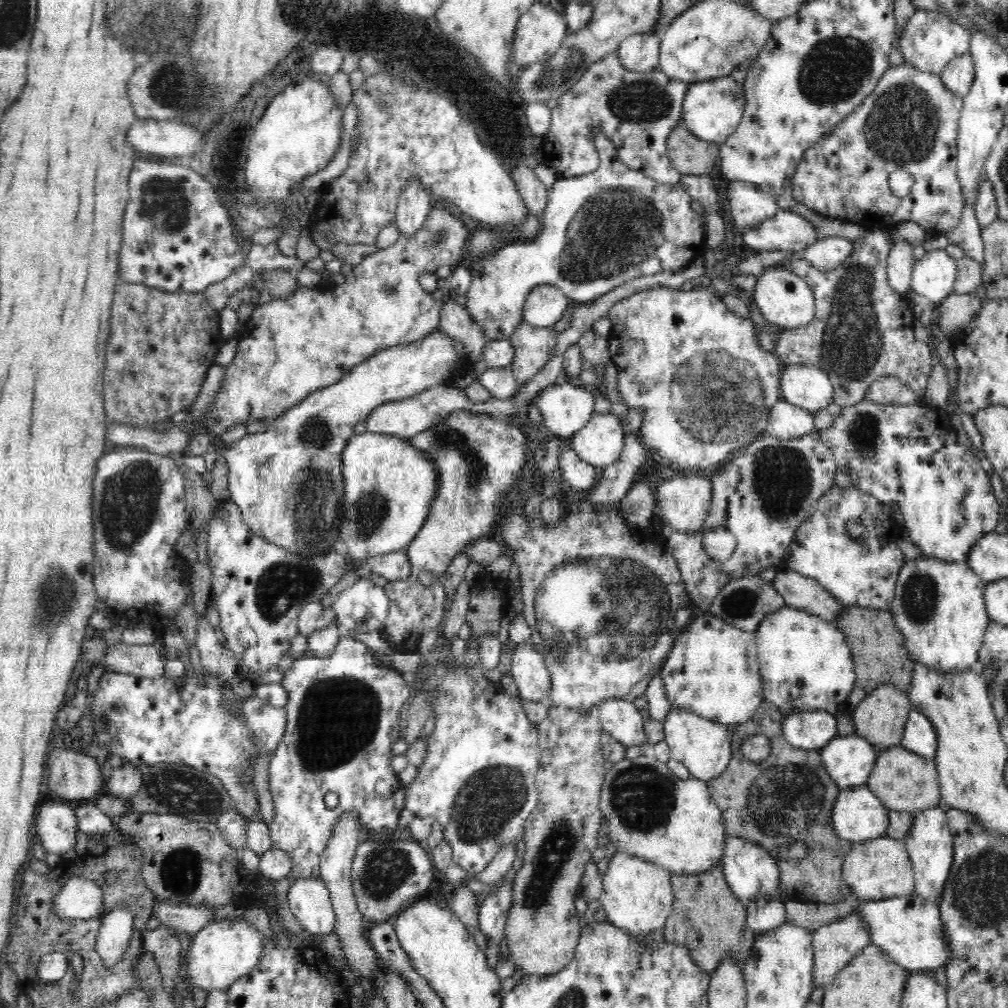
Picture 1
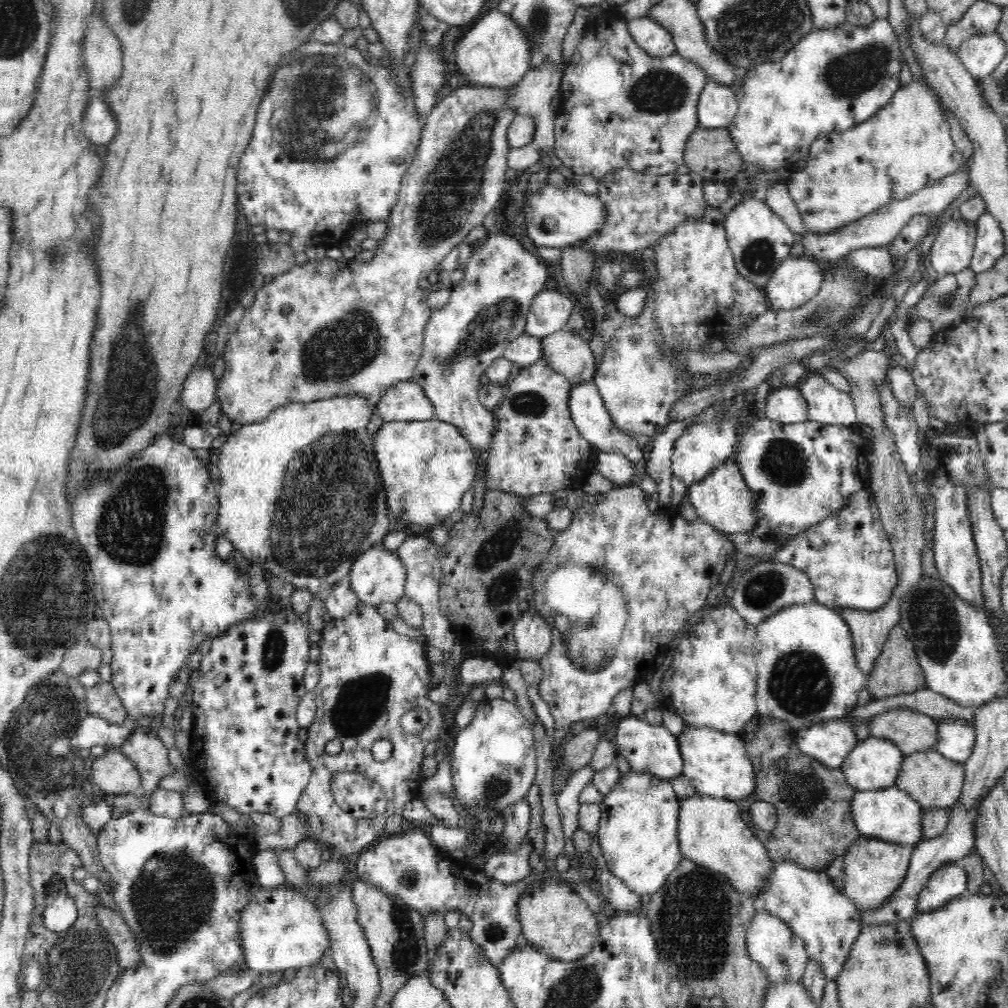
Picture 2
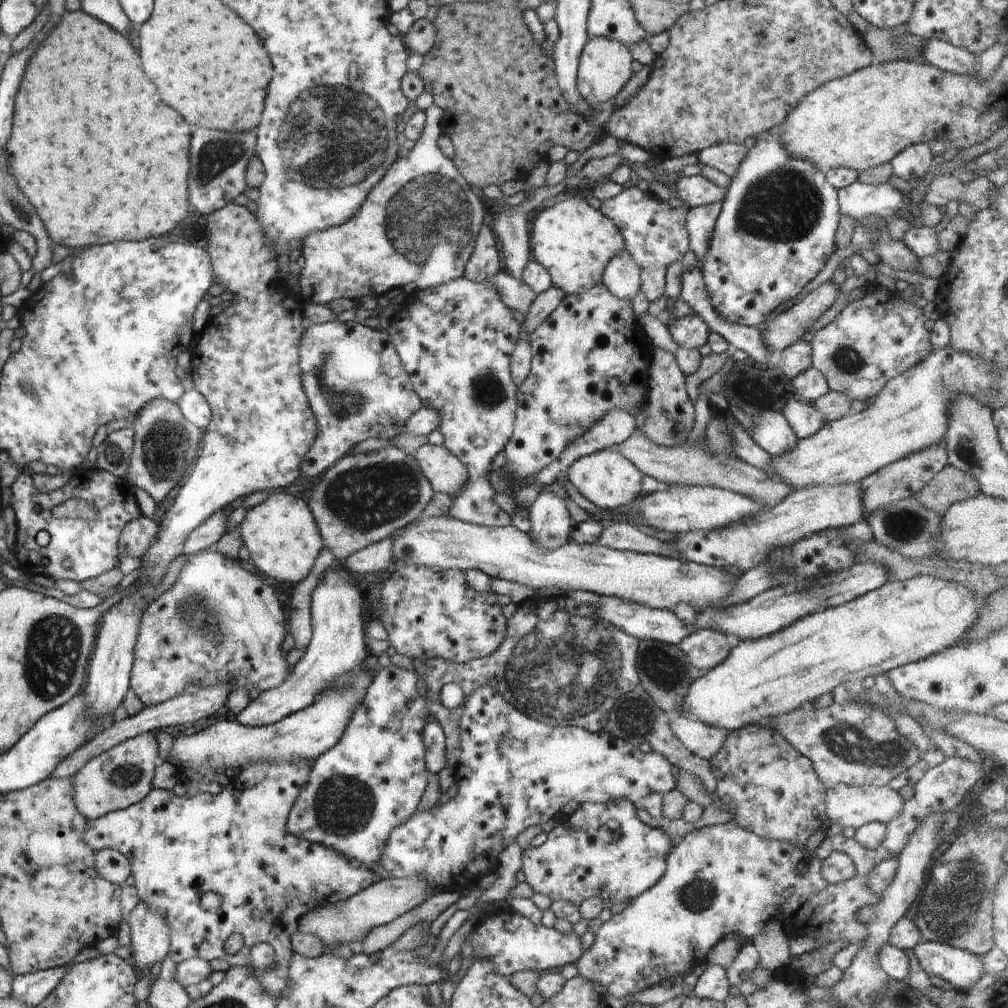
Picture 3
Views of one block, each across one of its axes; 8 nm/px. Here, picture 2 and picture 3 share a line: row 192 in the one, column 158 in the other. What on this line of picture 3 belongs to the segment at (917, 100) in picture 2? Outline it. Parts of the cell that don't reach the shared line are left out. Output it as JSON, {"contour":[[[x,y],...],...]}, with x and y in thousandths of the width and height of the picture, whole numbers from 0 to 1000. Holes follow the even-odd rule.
{"contour":[[[305,754],[247,757],[239,762],[236,773],[214,790],[199,784],[179,791],[171,785],[154,783],[130,801],[87,814],[83,833],[91,843],[115,842],[130,854],[130,868],[134,871],[138,893],[157,904],[168,919],[167,949],[175,956],[196,949],[206,954],[218,951],[227,959],[238,958],[246,956],[250,938],[266,935],[273,942],[276,962],[284,961],[286,968],[291,947],[288,928],[295,923],[295,913],[324,896],[346,892],[375,873],[375,869],[356,853],[346,852],[328,841],[285,825],[287,804],[305,776],[310,759],[311,755]],[[203,885],[218,889],[216,903],[200,901],[197,891]],[[231,927],[240,929],[241,941],[229,947],[222,942],[221,937]]]}

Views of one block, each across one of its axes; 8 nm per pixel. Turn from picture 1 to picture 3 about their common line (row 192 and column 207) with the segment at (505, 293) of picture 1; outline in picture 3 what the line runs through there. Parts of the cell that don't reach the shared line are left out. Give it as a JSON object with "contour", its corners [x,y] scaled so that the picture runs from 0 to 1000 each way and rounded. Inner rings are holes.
{"contour":[[[213,543],[189,551],[179,566],[178,575],[160,590],[149,595],[146,601],[145,609],[143,609],[142,617],[139,620],[137,638],[134,641],[134,657],[133,665],[130,666],[129,685],[135,688],[145,701],[150,701],[177,690],[182,687],[183,681],[187,681],[187,679],[206,683],[226,678],[228,685],[238,682],[248,685],[251,681],[256,681],[259,687],[276,683],[287,672],[291,664],[286,658],[286,647],[280,644],[282,633],[285,631],[280,603],[281,601],[272,588],[272,583],[264,580],[254,568],[242,564],[237,556],[230,556],[230,554],[217,549]]]}

